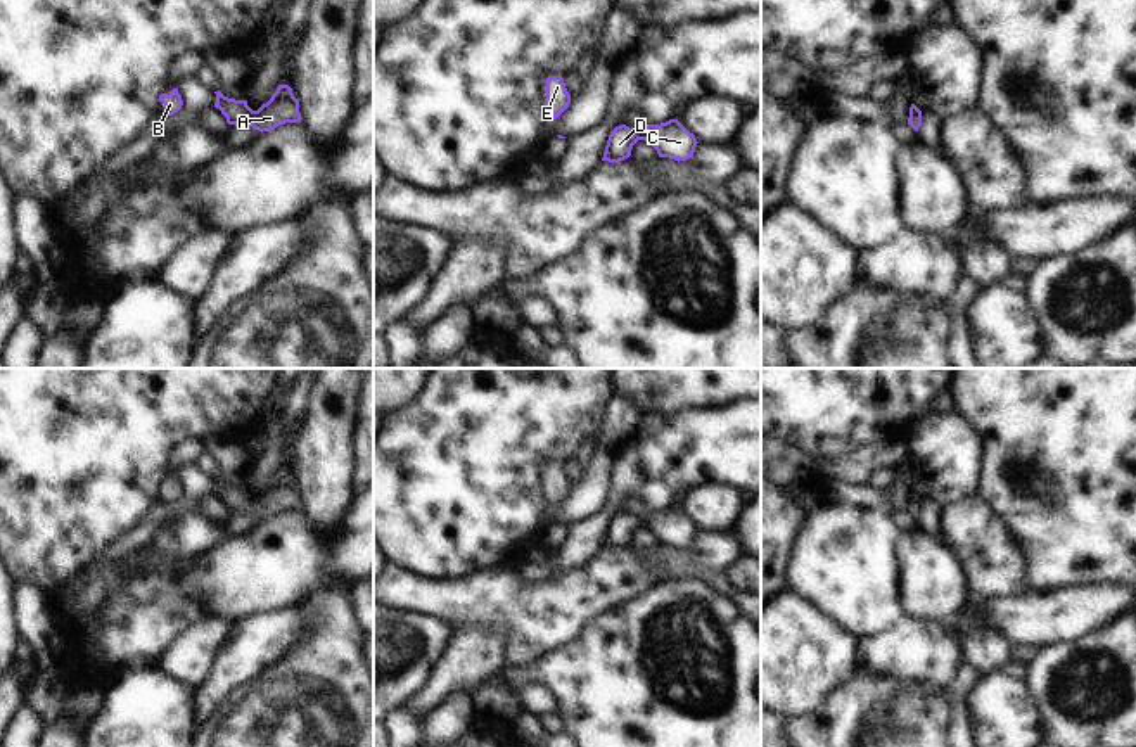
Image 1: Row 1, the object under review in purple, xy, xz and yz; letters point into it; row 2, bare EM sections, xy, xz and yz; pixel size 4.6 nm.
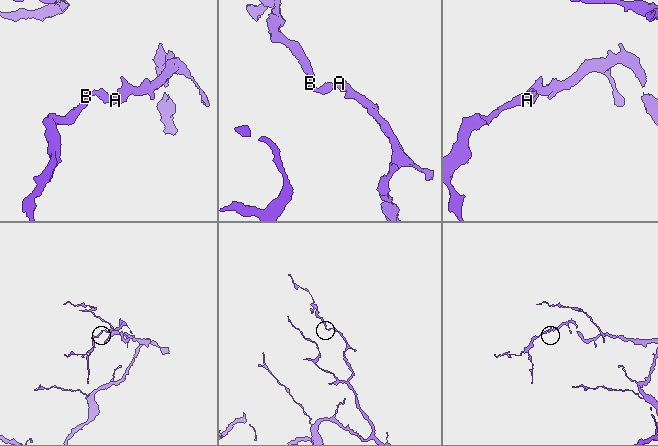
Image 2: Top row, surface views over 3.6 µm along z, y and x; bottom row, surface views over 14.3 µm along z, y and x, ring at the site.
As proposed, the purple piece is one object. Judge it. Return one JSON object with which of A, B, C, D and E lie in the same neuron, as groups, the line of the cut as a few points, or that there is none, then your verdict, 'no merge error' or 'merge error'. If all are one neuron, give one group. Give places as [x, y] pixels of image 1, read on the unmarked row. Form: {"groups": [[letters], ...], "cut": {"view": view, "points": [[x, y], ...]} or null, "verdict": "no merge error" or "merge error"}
{"groups": [["A", "B", "C", "D", "E"]], "cut": null, "verdict": "no merge error"}

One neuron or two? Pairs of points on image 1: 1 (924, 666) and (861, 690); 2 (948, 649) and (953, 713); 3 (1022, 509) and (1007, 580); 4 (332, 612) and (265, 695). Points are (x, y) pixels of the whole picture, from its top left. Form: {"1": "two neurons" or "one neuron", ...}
{"1": "two neurons", "2": "two neurons", "3": "two neurons", "4": "one neuron"}

